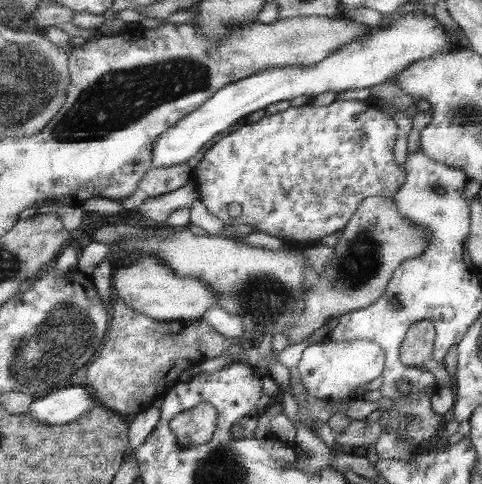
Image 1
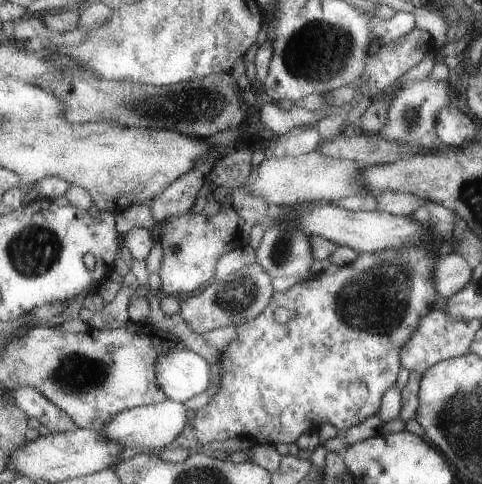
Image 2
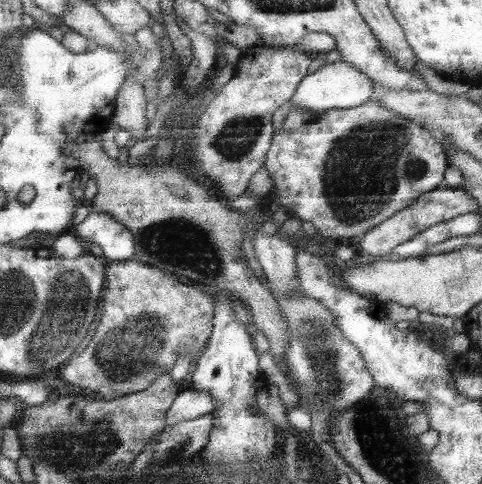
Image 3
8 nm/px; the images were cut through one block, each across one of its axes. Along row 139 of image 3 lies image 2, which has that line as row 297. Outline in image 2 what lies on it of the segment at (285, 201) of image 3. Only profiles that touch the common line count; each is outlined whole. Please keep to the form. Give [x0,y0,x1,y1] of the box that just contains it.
[175,250,439,448]

